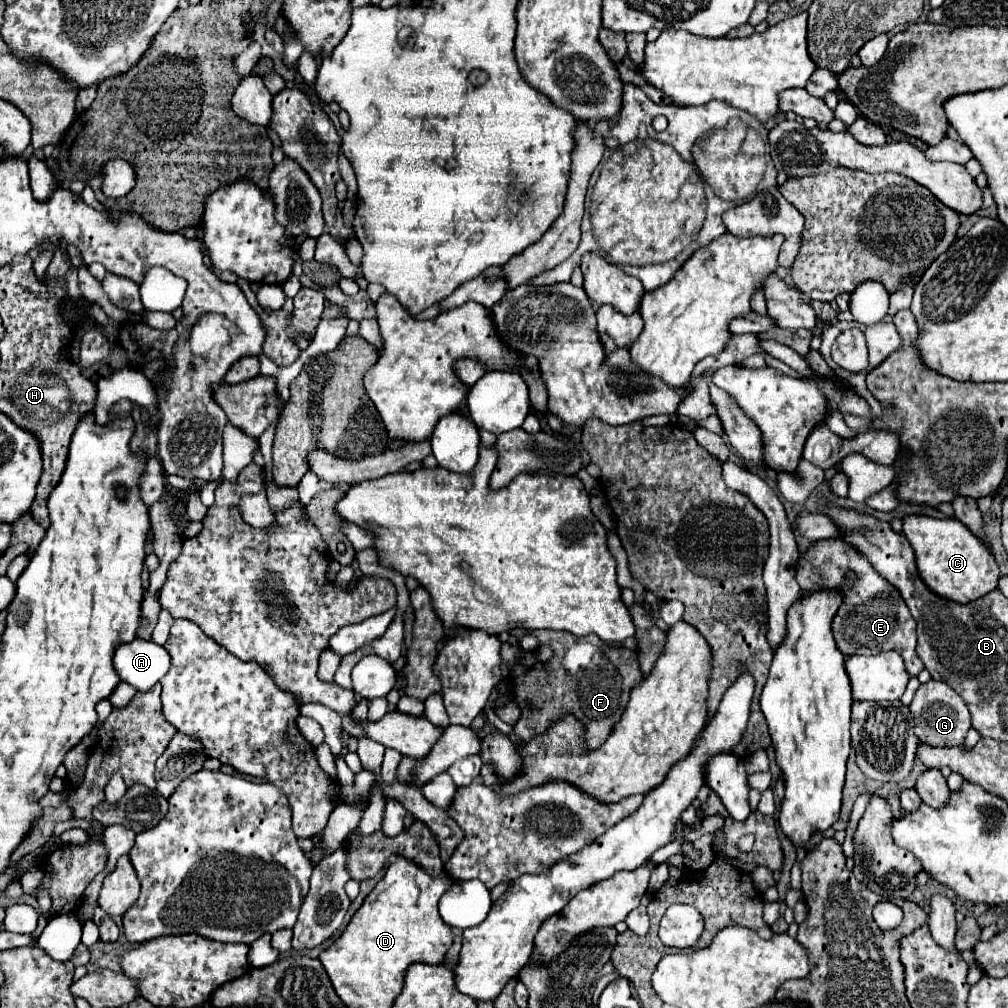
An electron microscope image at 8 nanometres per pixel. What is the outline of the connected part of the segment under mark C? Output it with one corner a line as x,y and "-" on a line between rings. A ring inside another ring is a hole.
911,515
903,521
903,535
915,551
919,577
935,595
957,603
971,603
997,589
999,567
995,557
961,521

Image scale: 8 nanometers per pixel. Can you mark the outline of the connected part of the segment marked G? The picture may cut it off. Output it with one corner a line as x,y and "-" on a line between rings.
927,681
923,683
911,705
909,705
913,723
915,723
915,735
919,743
931,745
931,747
959,747
965,741
967,731
971,729
971,715
963,699
943,681

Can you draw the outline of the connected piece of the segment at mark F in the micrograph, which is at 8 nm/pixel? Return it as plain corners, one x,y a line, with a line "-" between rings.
533,631
541,645
549,645
553,649
553,657
549,663
541,663
535,653
525,653
519,645
503,643
501,655
505,661
515,663
511,671
513,681
513,699
521,707
521,719
515,723
515,735
519,741
531,741
535,735
541,735
541,731
547,731
549,725
555,725
563,715
577,715
579,723
585,727
585,743
587,749
593,751
595,747
603,745
605,739
611,735
615,723
621,719
627,703
629,693
633,687
637,687
643,681
643,673
639,669
639,659
633,649
627,647
611,647
603,641
595,641
593,645
599,647
601,653
601,667
583,669
577,675
571,675
563,667
563,657
567,649
579,641
579,637
571,633
559,633
559,631

